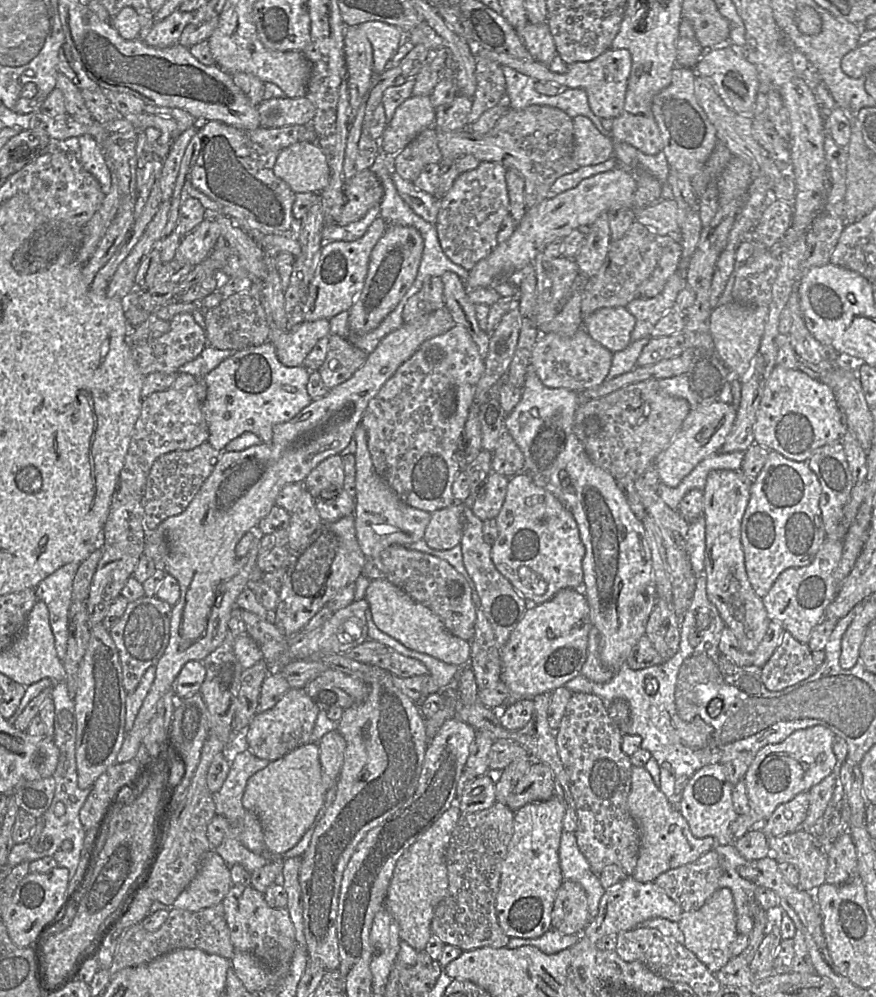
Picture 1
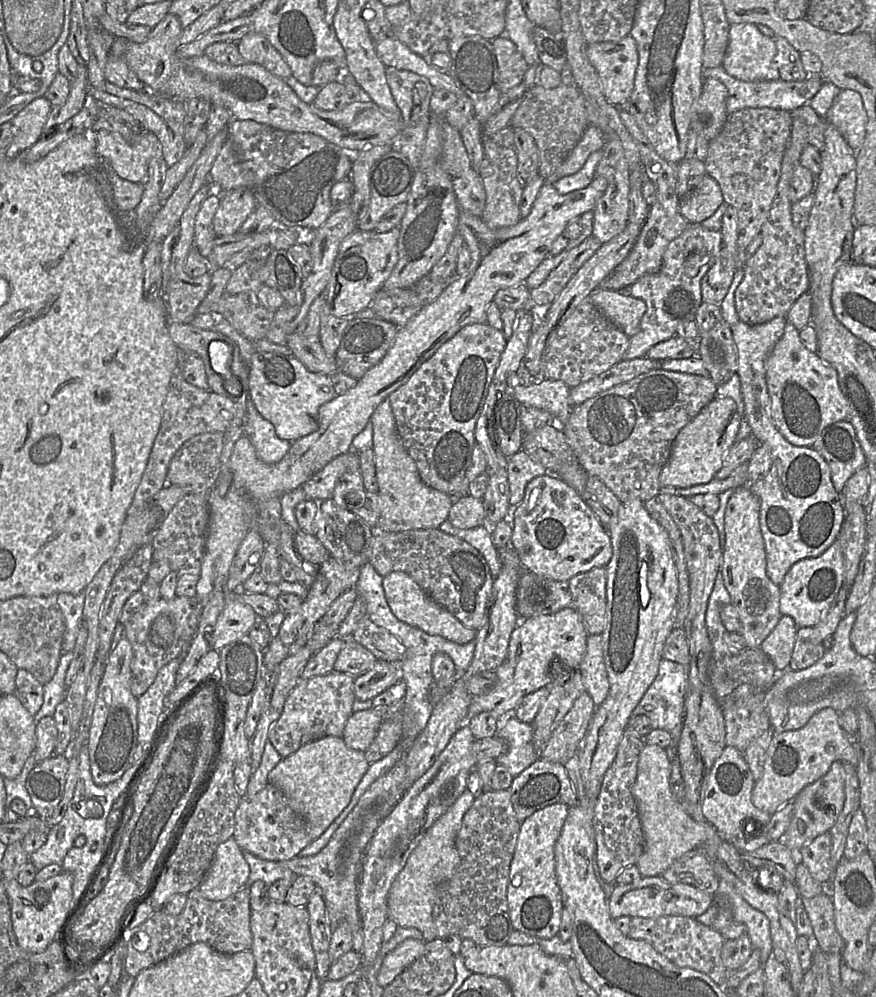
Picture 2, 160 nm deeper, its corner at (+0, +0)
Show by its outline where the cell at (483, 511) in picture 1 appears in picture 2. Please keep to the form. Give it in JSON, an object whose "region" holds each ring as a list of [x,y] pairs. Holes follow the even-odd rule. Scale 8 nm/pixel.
{"region":[[[524,450],[508,459],[509,507],[516,507],[523,499],[527,484],[535,477],[546,475],[546,469]]]}

